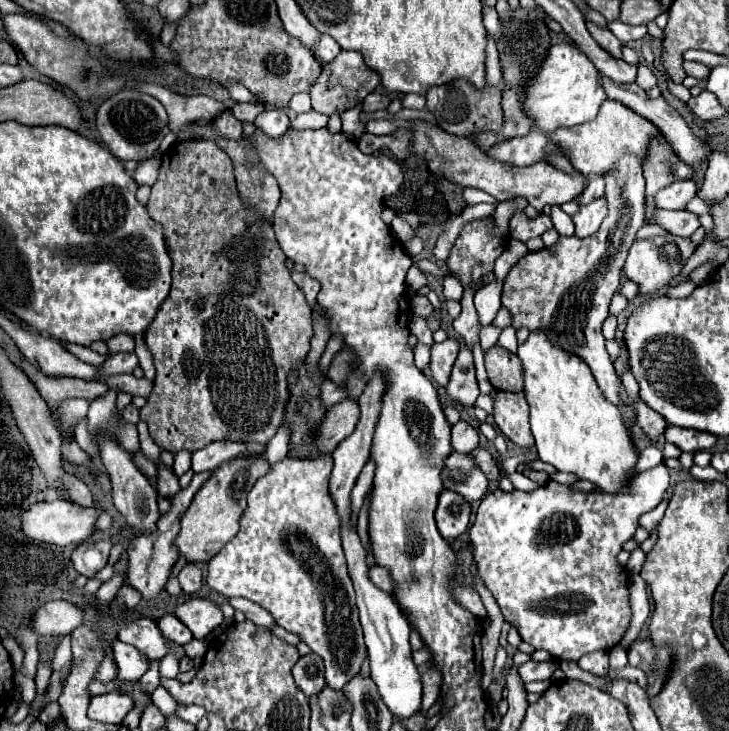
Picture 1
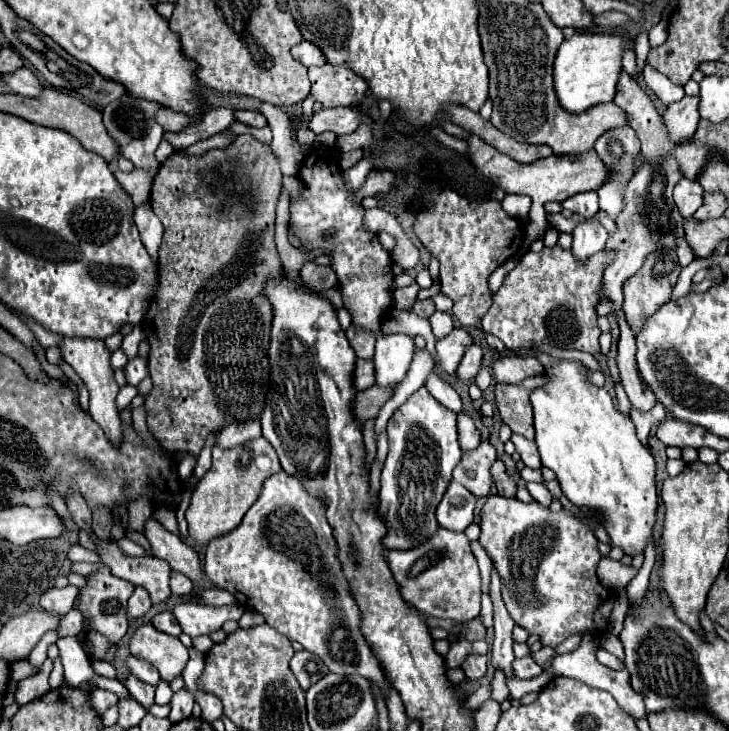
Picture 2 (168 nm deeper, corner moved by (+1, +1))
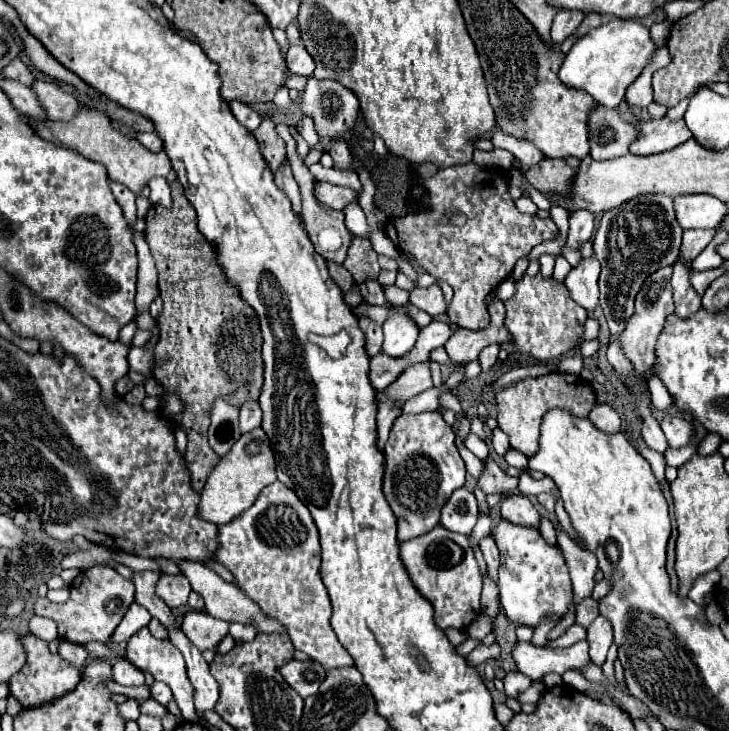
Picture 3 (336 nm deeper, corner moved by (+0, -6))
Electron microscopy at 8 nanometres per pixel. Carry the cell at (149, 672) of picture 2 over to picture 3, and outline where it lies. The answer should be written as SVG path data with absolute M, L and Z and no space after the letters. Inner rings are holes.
M154 683L150 691L152 691L152 699L156 699L160 705L168 705L168 701L172 699L172 691L164 683Z

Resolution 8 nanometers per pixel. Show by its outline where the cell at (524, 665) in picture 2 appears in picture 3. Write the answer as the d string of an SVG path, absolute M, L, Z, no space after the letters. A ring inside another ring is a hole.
M518 671L508 673L504 677L504 693L506 693L506 697L518 697L522 691L526 691L530 687L530 683L532 681L526 675L518 673Z

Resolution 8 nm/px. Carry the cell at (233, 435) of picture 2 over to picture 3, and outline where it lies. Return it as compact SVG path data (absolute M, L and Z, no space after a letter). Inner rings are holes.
M246 401L240 407L240 429L242 429L242 433L248 433L248 431L260 427L260 421L262 421L262 411L260 411L258 401Z

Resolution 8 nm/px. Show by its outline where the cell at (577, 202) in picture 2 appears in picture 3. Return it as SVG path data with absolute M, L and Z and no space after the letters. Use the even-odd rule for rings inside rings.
M574 211L570 215L570 229L566 245L572 249L580 249L584 241L590 241L594 233L594 215L588 211Z

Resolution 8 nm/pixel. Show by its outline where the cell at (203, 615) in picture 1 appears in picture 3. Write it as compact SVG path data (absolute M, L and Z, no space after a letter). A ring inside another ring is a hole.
M190 611L184 615L182 631L200 651L216 651L218 643L228 635L228 623L210 617L204 611Z

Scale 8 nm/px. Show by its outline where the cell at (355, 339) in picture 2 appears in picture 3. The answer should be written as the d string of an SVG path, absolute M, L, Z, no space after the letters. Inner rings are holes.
M362 315L360 317L360 327L362 331L366 331L366 351L370 357L378 355L382 349L382 327L376 325L370 317Z

